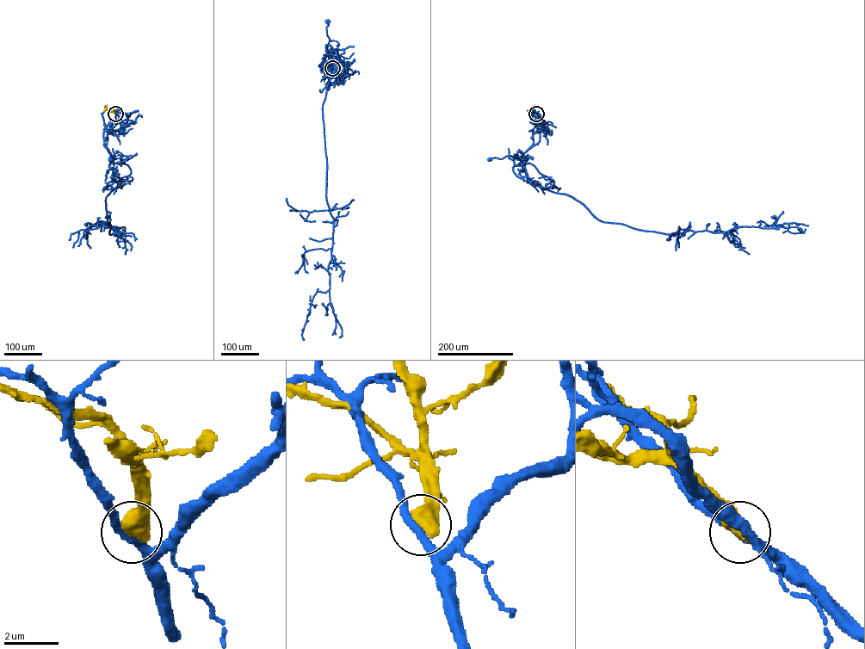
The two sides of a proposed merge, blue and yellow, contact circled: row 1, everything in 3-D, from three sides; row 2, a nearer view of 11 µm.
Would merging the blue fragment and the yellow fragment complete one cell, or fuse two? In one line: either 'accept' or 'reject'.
reject

